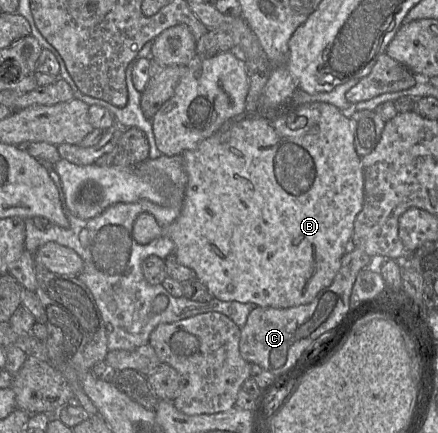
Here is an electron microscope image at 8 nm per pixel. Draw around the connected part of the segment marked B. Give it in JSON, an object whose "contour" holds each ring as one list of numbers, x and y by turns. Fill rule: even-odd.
{"contour":[[314,102,314,103,304,103,304,104,294,104,291,108,287,109,284,113,278,114,275,116,270,116,274,110,267,110,267,109,254,109,251,113,245,112,241,115,237,115,228,121,226,121,212,136,203,140,195,149,185,151,182,154,185,171,188,177,184,200,182,203,181,211,177,219,172,222,167,227,162,227,158,224,155,217,149,213,141,213,135,220,133,224,133,237,136,242,139,244,145,245,150,243,152,240,159,238,159,237,168,237,170,238,174,245,174,255,176,260,179,264,186,266,192,269,196,274,196,279,199,280,209,291,213,298,222,301,237,301,240,303,247,303,247,304,254,304,259,307,272,307,272,308,289,308,289,307,296,307,299,305,304,305,310,303,315,296,324,288,328,287,335,275,337,274,338,270,341,266,341,259,342,256,346,253,346,251,351,246,351,238,354,229,354,222,359,214,359,212,363,208,364,203,364,173,361,158,357,154,354,146,354,136,351,130,351,121,350,121,350,114,344,113,340,111,337,107,323,102]]}

